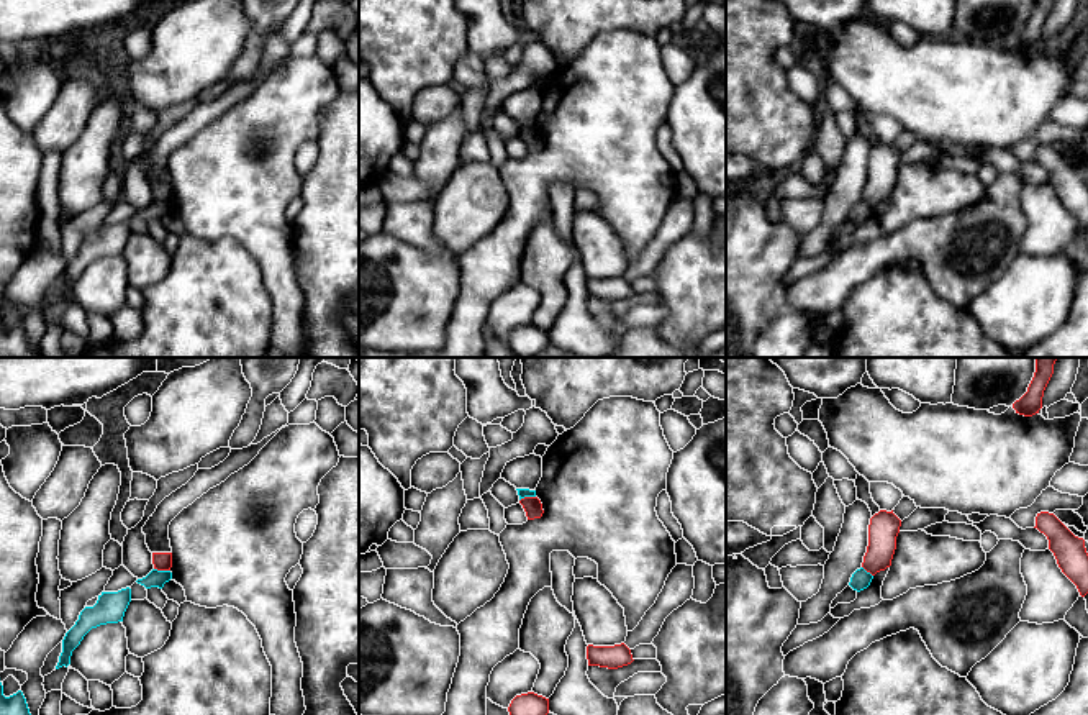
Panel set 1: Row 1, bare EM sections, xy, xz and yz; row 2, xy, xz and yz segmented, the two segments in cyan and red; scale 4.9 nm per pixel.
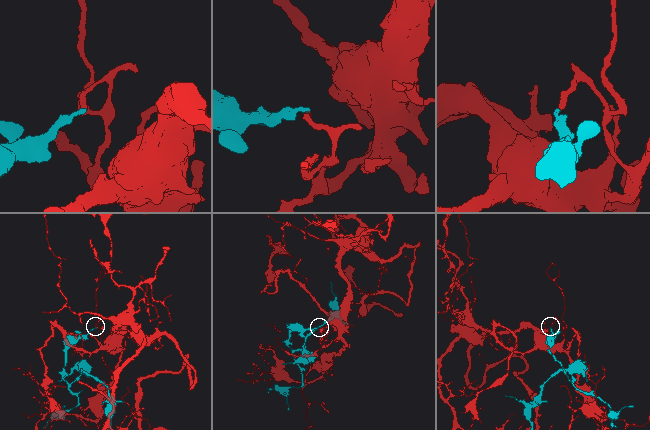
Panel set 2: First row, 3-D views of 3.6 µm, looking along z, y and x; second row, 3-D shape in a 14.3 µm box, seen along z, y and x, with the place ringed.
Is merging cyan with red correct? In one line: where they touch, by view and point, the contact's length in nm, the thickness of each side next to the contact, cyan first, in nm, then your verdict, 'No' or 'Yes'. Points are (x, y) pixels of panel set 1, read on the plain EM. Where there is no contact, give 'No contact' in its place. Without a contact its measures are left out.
Touches cyan at xy (163, 204). Shared border 80 nm. Thickness 80 nm (cyan) against 100 nm. No

